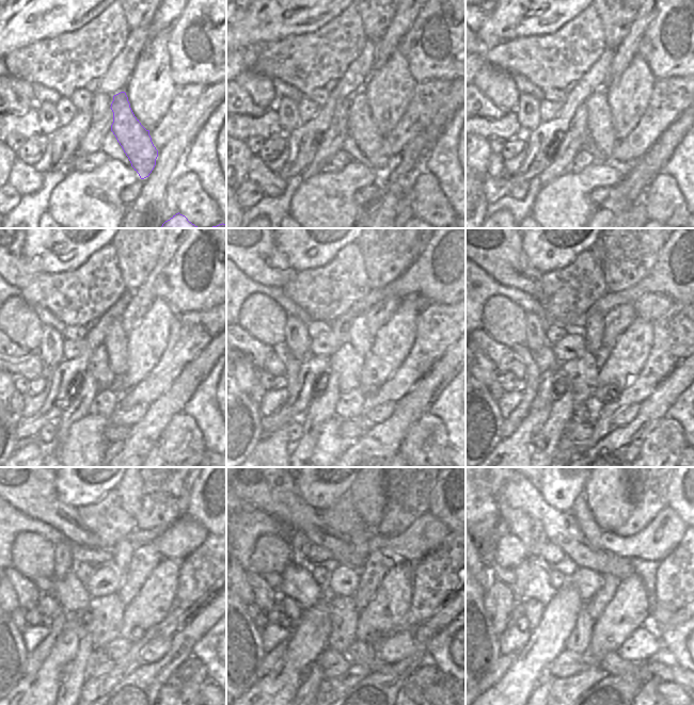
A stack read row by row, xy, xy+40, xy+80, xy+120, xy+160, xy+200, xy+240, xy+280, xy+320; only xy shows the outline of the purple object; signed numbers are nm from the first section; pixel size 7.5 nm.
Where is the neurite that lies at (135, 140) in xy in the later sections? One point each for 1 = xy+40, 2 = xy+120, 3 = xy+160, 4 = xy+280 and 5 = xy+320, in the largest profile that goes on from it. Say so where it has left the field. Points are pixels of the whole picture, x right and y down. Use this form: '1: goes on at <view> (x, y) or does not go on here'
1: goes on at xy+40 (362, 128)
2: goes on at xy+120 (116, 340)
3: goes on at xy+160 (357, 335)
4: goes on at xy+280 (359, 538)
5: goes on at xy+320 (593, 532)

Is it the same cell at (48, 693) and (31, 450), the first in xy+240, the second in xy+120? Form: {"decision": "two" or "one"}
{"decision": "one"}

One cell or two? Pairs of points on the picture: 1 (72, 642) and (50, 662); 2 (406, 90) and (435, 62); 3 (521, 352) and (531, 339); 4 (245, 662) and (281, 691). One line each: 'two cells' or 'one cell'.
1: one cell
2: two cells
3: two cells
4: two cells

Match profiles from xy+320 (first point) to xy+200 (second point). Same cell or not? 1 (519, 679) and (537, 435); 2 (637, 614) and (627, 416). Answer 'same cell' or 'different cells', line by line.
1: different cells
2: different cells

